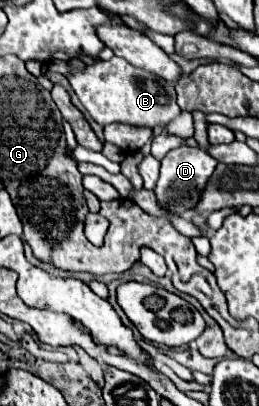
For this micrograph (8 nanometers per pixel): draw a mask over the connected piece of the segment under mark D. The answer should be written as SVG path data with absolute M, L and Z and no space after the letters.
M180 146L180 148L170 150L162 160L160 178L154 186L154 194L156 194L158 204L176 216L184 216L188 210L194 210L204 188L206 188L208 178L212 176L212 172L216 168L216 164L218 162L212 156L208 156L202 148Z

